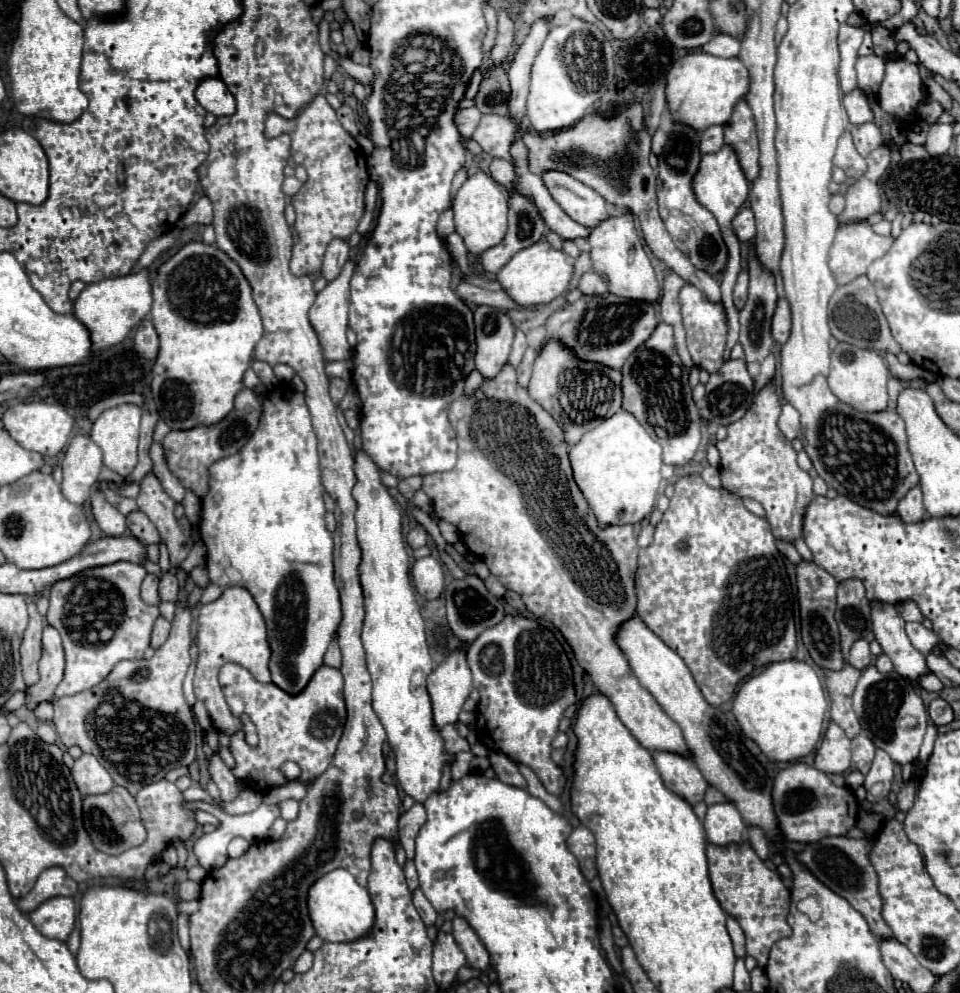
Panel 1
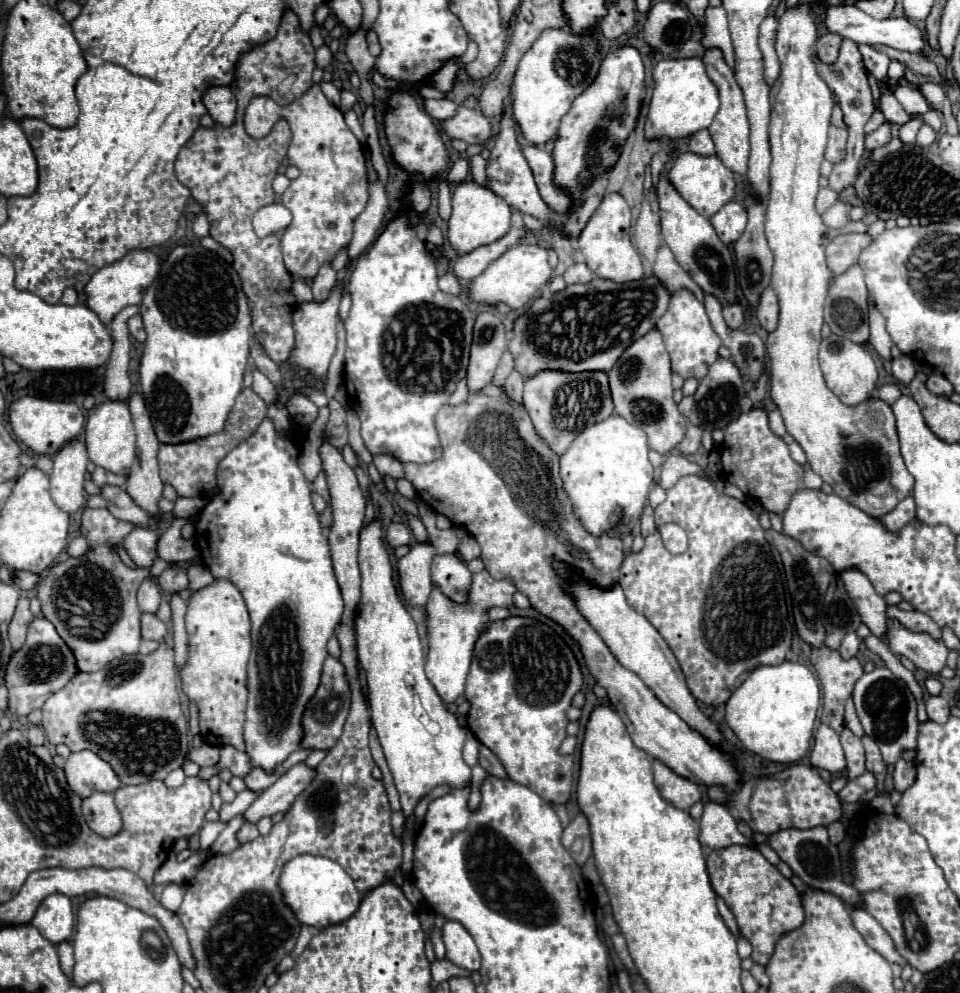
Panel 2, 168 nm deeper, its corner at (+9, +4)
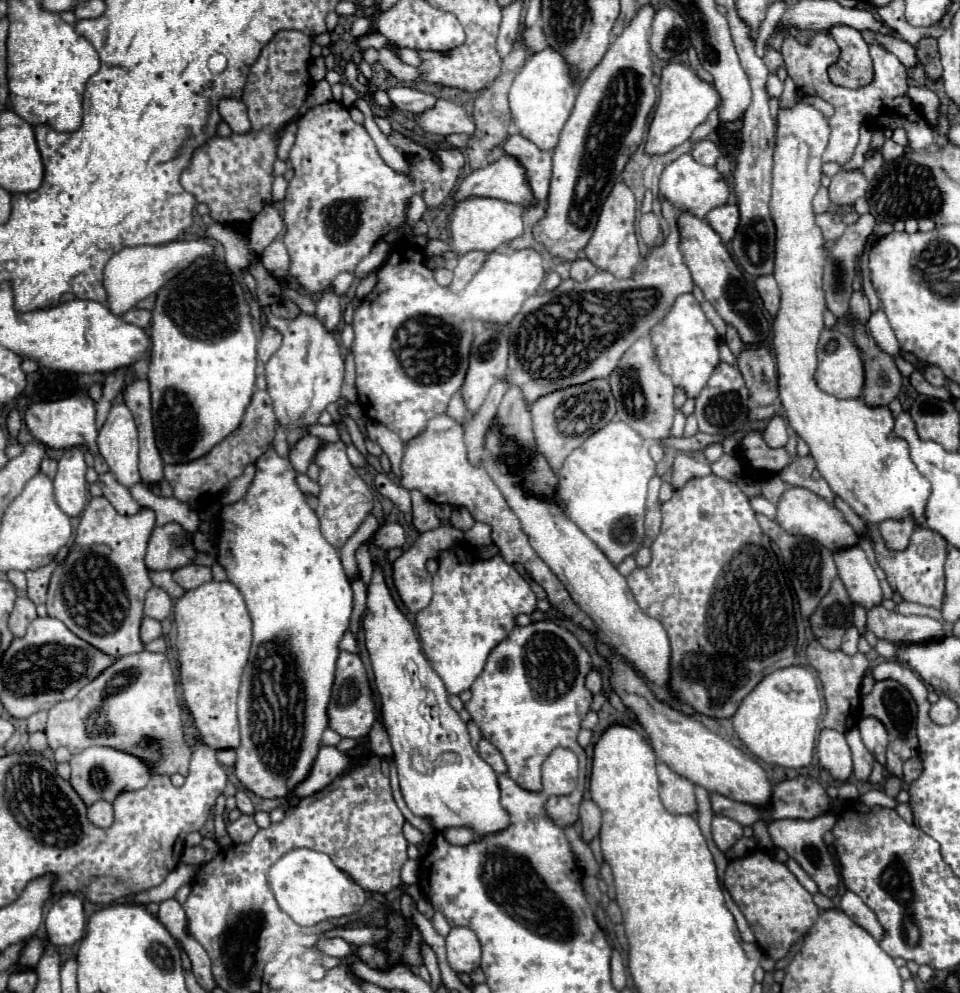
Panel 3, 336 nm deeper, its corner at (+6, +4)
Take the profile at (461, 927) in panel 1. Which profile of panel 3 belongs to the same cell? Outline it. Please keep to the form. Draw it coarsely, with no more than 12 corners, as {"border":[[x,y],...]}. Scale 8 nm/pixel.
{"border":[[454,926],[446,950],[454,972],[480,966],[480,942],[470,928]]}

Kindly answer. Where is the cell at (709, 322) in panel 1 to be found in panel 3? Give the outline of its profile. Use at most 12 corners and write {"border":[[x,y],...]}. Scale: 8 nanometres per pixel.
{"border":[[692,294],[652,328],[662,372],[696,398],[720,362]]}

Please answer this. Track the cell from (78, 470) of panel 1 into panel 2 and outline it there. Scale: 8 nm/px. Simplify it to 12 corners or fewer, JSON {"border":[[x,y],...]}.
{"border":[[79,440],[57,454],[53,502],[73,514],[85,500],[87,450]]}

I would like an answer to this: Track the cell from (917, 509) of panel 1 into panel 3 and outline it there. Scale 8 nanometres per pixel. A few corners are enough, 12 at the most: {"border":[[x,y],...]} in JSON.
{"border":[[912,516],[884,520],[880,534],[890,550],[904,550],[916,522]]}

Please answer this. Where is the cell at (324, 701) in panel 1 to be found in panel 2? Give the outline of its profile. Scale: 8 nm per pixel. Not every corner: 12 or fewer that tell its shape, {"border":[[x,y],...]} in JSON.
{"border":[[327,656],[303,714],[303,748],[333,748],[351,688],[345,666]]}

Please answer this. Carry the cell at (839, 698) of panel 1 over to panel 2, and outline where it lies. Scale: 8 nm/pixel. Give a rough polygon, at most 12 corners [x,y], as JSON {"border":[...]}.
{"border":[[813,648],[809,656],[823,686],[821,720],[843,732],[845,702],[863,676],[857,658]]}

